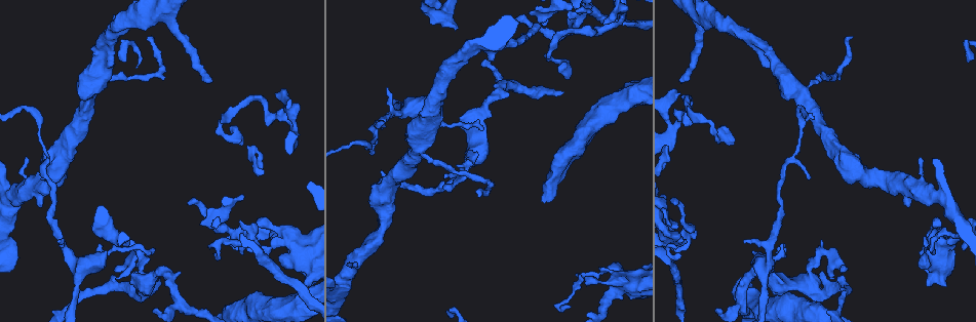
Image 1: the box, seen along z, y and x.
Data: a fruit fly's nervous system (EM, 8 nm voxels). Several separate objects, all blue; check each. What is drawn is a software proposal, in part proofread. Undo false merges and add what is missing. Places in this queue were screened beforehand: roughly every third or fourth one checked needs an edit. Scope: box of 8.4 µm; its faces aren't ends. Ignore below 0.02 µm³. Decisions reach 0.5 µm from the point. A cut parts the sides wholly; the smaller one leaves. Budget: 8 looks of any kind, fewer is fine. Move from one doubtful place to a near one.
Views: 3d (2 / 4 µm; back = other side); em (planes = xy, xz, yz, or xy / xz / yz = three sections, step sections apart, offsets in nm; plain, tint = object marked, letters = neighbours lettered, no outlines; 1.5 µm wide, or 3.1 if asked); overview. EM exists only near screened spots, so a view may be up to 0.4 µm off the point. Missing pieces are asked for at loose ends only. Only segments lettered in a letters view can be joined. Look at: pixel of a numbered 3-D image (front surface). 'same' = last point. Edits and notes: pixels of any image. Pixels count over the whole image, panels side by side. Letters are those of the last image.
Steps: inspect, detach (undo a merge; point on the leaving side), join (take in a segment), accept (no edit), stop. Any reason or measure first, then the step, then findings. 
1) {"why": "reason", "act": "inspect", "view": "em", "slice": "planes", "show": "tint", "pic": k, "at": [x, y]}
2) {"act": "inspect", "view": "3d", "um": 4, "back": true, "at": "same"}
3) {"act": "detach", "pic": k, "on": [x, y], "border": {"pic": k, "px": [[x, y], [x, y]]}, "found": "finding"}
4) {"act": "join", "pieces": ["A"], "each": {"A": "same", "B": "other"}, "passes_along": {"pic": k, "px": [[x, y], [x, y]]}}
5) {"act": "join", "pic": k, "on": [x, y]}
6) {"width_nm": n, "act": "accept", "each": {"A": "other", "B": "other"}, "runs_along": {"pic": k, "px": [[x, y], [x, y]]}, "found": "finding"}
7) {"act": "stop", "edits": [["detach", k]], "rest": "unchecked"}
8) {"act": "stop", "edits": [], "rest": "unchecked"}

{"why": "free end", "act": "inspect", "view": "em", "slice": "planes", "show": "letters", "pic": 1, "at": [539, 27]}

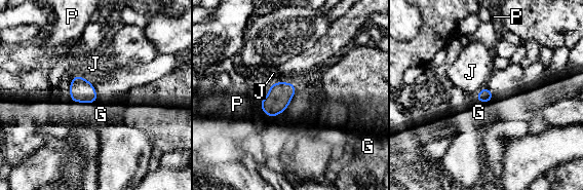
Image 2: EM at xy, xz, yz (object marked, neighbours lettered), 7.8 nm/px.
{"longest_contact_nm": ["J", 180], "act": "accept", "each": {"G": "other", "J": "other", "P": "other"}, "border": {"pic": 2, "px": [[475, 100], [488, 103]]}, "found": "no lettered segment goes on from it"}

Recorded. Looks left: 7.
{"why": "free end", "act": "inspect", "view": "3d", "um": 4, "pic": 1, "at": [684, 241]}

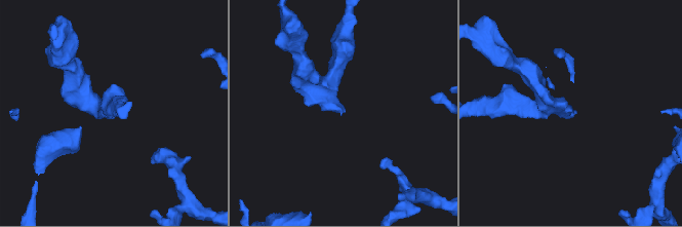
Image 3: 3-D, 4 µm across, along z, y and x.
{"why": "need the tissue", "act": "inspect", "view": "em", "slice": "xz", "step": 4, "show": "letters", "pic": 3, "at": [342, 115]}

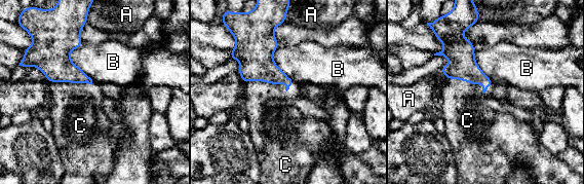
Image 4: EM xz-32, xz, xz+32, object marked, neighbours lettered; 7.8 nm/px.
{"longest_contact_nm": ["C", 380], "act": "join", "pieces": ["C"], "each": {"A": "other", "B": "other", "C": "same"}, "passes_along": {"pic": 4, "px": [[257, 63], [272, 83], [269, 108]]}, "found": "the neuron continues"}

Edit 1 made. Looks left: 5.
{"why": "sudden change in width", "act": "inspect", "view": "3d", "um": 4, "pic": 1, "at": [938, 240]}

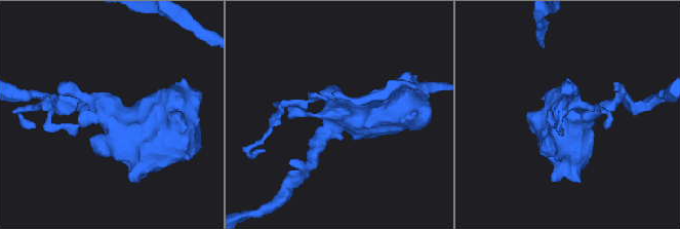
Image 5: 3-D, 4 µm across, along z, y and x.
{"act": "inspect", "view": "em", "slice": "yz", "step": 4, "show": "tint", "pic": 5, "at": [111, 116]}

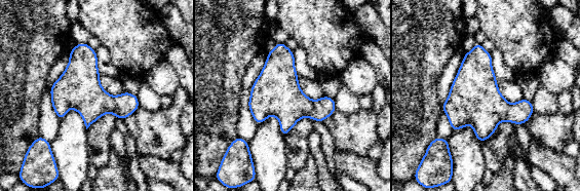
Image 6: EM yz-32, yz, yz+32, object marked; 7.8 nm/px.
{"act": "inspect", "view": "em", "slice": "planes", "show": "letters", "at": "same"}

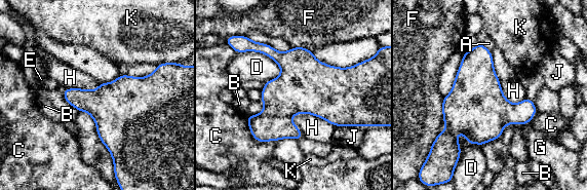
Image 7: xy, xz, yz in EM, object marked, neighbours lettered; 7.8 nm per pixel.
{"act": "accept", "each": {"A": "other", "B": "other", "C": "other", "D": "other", "E": "other", "F": "other", "G": "other", "H": "other", "J": "other", "K": "other"}, "found": "one neuron here"}

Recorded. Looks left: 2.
{"act": "stop", "edits": [["join", 4]], "rest": "unchecked"}

